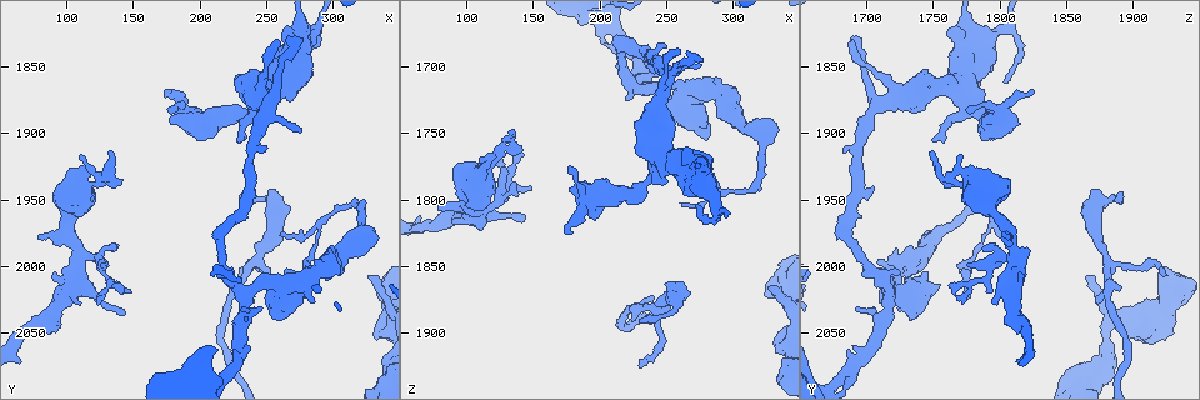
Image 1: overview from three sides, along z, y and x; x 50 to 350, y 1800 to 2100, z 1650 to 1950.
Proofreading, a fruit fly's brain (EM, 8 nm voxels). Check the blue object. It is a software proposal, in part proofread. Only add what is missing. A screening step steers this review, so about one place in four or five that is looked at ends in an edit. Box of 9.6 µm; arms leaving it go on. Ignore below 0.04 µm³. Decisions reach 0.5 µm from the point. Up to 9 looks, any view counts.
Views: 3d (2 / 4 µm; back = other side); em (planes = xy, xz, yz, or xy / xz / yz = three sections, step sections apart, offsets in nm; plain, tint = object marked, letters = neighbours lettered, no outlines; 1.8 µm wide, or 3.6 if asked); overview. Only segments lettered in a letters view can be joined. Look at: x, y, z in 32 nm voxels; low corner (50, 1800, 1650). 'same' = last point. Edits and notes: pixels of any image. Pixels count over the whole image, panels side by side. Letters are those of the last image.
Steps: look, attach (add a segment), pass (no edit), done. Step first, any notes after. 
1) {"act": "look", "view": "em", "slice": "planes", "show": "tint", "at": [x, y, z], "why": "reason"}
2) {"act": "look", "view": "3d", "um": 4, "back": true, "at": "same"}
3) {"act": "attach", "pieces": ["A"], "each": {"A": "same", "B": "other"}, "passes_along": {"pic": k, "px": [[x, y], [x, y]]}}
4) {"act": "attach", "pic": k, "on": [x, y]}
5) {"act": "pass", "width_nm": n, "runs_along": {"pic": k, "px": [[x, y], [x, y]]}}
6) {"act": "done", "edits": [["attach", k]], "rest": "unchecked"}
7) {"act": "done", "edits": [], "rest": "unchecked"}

{"act": "look", "view": "3d", "um": 4, "back": true, "at": [230, 1948, 1890], "why": "branch stops here"}

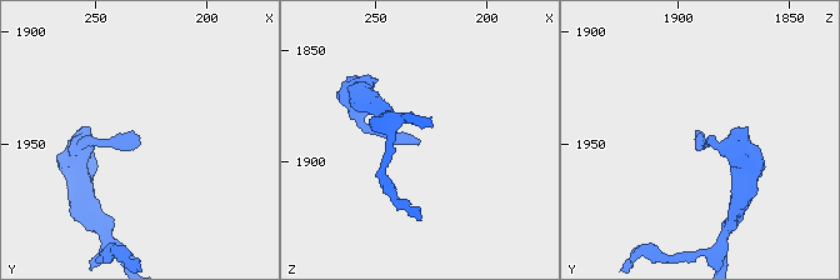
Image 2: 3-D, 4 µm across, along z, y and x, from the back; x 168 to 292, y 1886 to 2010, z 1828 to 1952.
{"act": "look", "view": "em", "slice": "planes", "show": "letters", "at": [230, 1950, 1890], "why": "now the EM"}

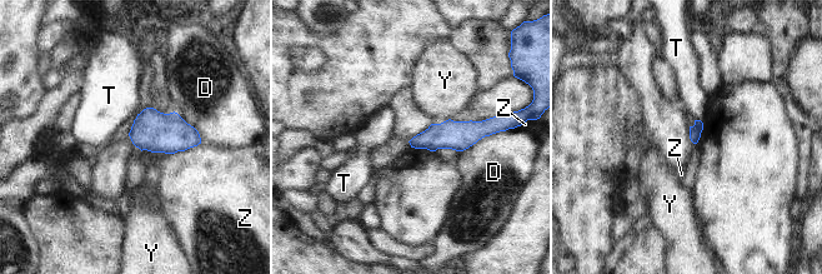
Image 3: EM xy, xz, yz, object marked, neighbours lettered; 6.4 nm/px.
{"act": "pass", "each": {"D": "other", "T": "other", "Y": "other", "Z": "other"}, "border": {"pic": 3, "px": [[695, 119], [701, 121]]}, "found": "no lettered segment goes on from it"}

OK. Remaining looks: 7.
{"act": "look", "view": "em", "slice": "xy", "step": 16, "show": "letters", "at": [230, 2008, 1928], "why": "tapers out"}

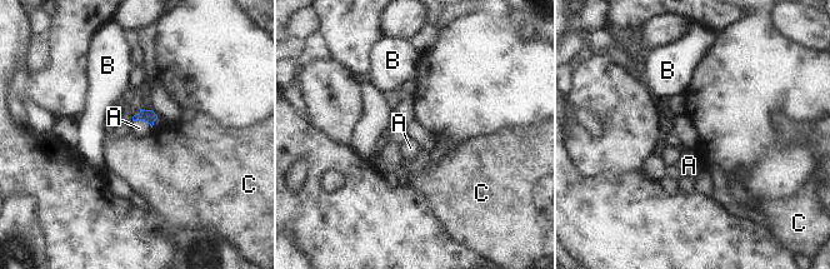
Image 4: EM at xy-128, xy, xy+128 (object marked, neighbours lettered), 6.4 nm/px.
{"act": "attach", "pieces": ["A"], "each": {"A": "same", "B": "other", "C": "other"}, "passes_along": {"pic": 4, "px": [[149, 116], [143, 120], [139, 128]]}, "found": "it goes on there"}

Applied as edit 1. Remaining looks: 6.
{"act": "look", "view": "em", "slice": "planes", "show": "tint", "at": [326, 2008, 1866], "why": "branch stops here"}

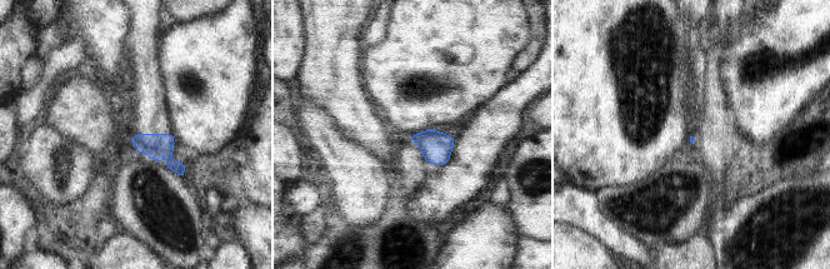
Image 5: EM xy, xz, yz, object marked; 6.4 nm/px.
{"act": "look", "view": "em", "slice": "planes", "show": "letters", "at": "same"}

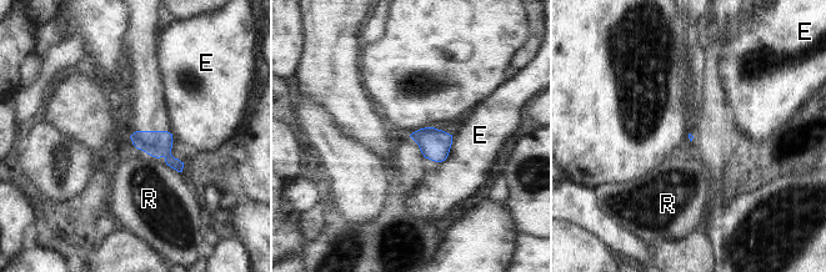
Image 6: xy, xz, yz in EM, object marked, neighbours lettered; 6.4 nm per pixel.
{"act": "pass", "each": {"E": "other", "R": "other"}, "border": {"pic": 6, "px": [[138, 149], [159, 159]]}, "found": "no lettered segment goes on from it"}

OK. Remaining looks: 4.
{"act": "done", "edits": [["attach", 4]], "rest": "unchecked"}

